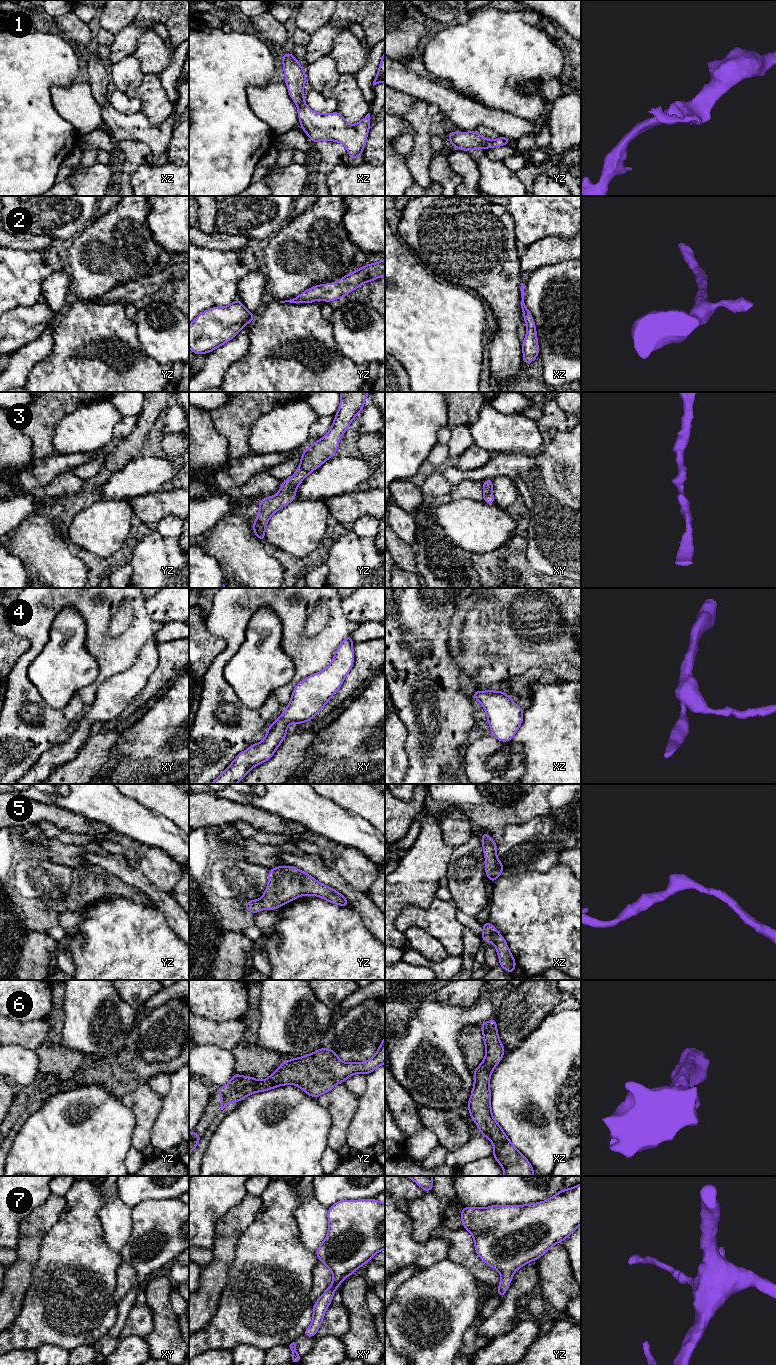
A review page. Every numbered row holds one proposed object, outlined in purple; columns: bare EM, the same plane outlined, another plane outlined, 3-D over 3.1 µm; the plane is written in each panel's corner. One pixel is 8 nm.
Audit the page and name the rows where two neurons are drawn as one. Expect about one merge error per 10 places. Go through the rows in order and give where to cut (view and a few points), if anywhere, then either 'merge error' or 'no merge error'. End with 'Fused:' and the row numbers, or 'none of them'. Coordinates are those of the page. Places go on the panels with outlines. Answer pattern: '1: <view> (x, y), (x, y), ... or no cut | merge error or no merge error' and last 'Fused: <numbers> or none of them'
1: no cut | no merge error
2: no cut | no merge error
3: no cut | no merge error
4: no cut | no merge error
5: no cut | no merge error
6: no cut | no merge error
7: no cut | no merge error
Fused: none of them

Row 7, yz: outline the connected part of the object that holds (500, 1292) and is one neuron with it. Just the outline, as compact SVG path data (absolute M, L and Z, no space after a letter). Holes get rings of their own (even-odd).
M581 1183L570 1189L561 1189L558 1194L538 1203L462 1207L460 1216L463 1228L473 1235L478 1256L500 1272L501 1281L496 1293L504 1298L517 1269L539 1259L581 1224Z

